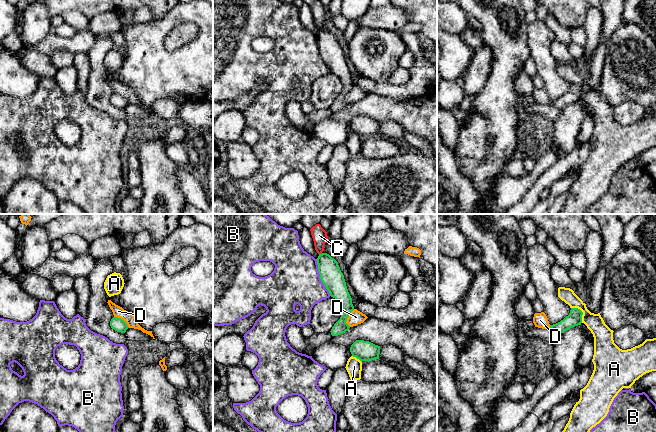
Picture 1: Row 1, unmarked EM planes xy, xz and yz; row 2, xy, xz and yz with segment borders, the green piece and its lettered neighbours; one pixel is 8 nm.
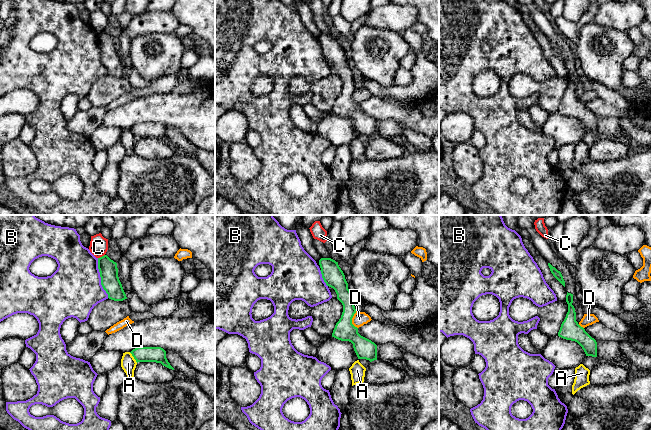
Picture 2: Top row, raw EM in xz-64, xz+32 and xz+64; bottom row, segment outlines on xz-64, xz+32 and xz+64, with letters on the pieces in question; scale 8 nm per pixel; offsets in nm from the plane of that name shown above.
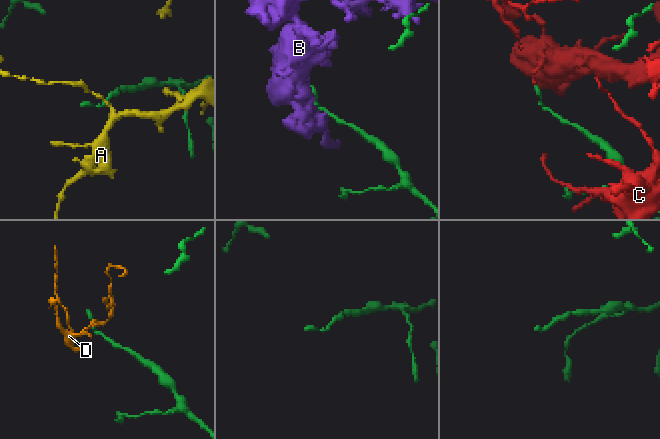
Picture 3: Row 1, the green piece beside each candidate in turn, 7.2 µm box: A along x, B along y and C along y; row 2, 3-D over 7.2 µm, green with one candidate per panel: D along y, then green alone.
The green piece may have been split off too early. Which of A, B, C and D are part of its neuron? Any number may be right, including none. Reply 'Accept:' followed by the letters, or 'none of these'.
Accept: none of these

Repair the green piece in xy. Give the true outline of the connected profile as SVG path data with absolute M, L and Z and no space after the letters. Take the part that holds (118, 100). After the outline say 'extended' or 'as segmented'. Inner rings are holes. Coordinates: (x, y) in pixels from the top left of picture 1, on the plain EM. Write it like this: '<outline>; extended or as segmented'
M113 93L110 97L110 102L117 108L125 109L126 106L129 104L127 99L118 93Z; as segmented

